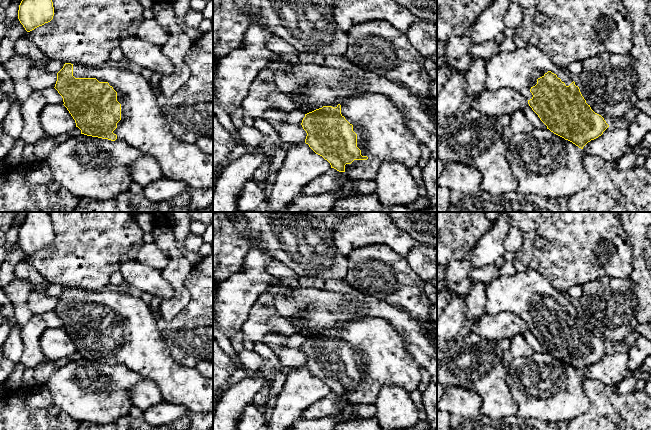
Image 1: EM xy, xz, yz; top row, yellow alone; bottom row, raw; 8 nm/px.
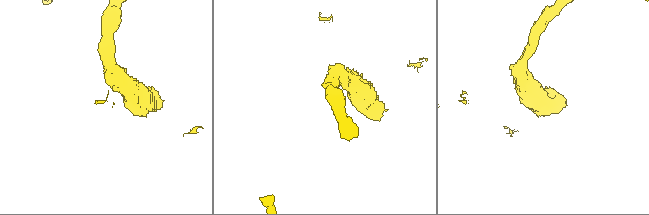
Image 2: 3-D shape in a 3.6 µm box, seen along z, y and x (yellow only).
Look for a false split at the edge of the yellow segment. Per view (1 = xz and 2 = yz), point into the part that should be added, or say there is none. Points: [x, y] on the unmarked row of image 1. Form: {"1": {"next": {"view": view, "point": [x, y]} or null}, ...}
{"1": {"next": {"view": "xz", "point": [382, 357]}}, "2": {"next": {"view": "yz", "point": [519, 293]}}}

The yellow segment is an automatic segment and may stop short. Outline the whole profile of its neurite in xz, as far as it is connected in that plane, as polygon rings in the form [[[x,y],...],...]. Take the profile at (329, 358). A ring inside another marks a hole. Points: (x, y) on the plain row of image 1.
[[[366,318],[343,323],[331,330],[323,330],[305,338],[301,349],[307,357],[305,367],[316,378],[327,384],[331,392],[345,396],[354,405],[375,404],[384,386],[401,387],[412,392],[418,388],[421,381],[422,367],[410,355],[404,339],[397,330],[383,318]]]

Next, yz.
[[[537,271],[500,275],[485,287],[485,295],[486,314],[508,312],[520,317],[547,353],[581,373],[609,351],[604,342],[586,327],[579,309],[571,303],[567,293],[556,289],[548,278]]]

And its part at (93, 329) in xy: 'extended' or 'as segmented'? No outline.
extended

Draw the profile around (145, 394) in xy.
[[[146,378],[131,388],[130,399],[142,411],[164,401],[158,385],[153,380]]]

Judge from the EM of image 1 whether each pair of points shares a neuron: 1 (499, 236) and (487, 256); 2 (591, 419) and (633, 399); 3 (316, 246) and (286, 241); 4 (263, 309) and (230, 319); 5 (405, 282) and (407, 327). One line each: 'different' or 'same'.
1: same
2: same
3: same
4: different
5: different

